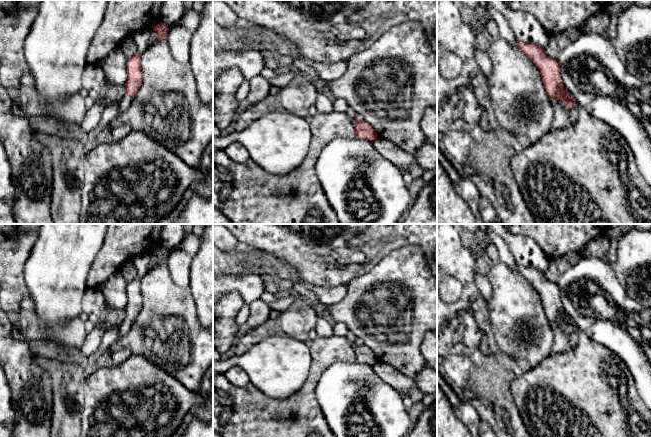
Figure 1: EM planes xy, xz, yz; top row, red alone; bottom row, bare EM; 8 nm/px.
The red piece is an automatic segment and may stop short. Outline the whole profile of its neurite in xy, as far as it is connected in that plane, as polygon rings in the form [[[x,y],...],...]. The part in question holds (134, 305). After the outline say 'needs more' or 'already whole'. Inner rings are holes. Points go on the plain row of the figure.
[[[137,276],[127,284],[127,305],[124,308],[126,319],[122,322],[118,338],[125,336],[131,329],[132,323],[142,309],[141,279]]]; needs more

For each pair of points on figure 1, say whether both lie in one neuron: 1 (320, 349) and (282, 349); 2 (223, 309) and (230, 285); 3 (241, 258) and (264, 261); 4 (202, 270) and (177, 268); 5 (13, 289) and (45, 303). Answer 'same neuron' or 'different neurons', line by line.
1: different neurons
2: different neurons
3: same neuron
4: different neurons
5: different neurons

